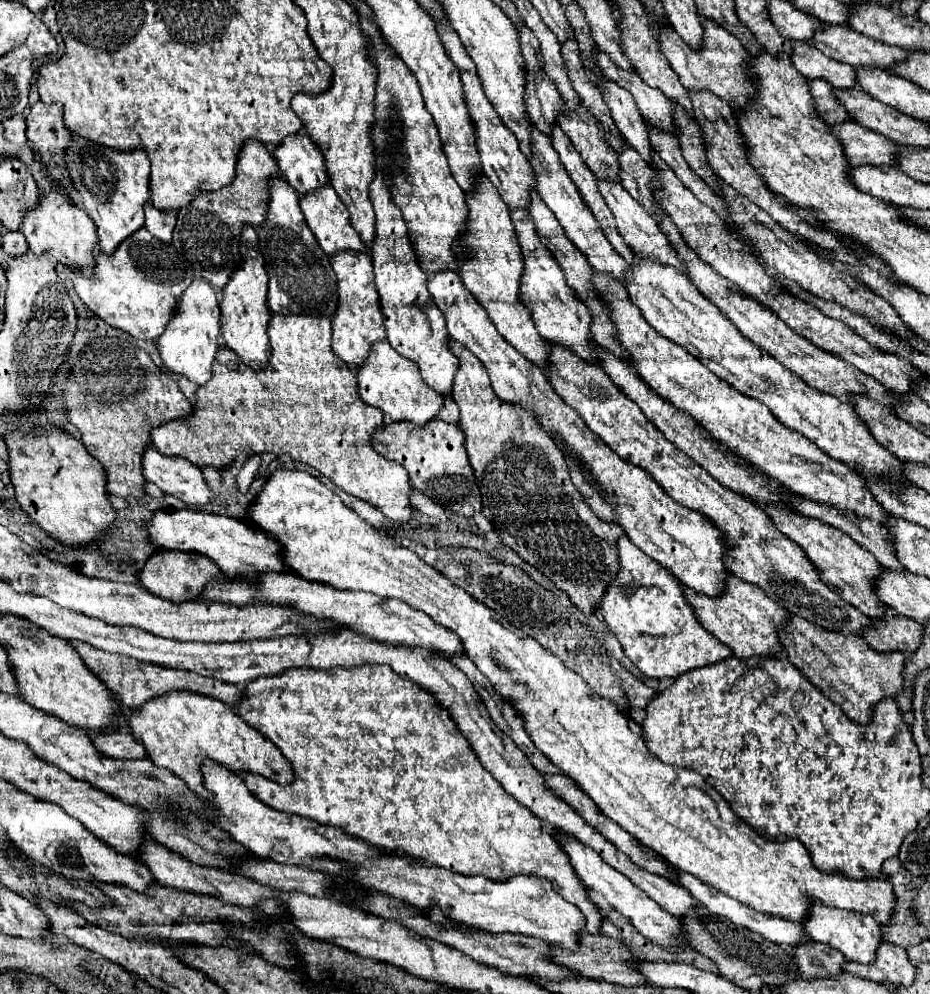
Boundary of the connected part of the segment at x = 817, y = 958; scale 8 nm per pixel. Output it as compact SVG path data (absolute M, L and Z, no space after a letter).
M817 941L799 943L793 951L793 959L799 965L801 977L831 977L843 973L841 965L847 961L837 949Z

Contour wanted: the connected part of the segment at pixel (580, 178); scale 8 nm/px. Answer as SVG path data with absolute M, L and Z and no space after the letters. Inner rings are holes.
M553 127L553 137L551 139L553 139L555 151L561 157L561 163L565 165L565 169L571 175L573 183L577 185L577 189L579 189L585 205L589 205L591 213L601 223L601 227L605 231L605 237L609 239L609 243L613 245L613 249L631 265L631 261L635 257L633 249L629 249L629 245L625 245L625 241L621 239L619 229L615 225L615 217L613 217L613 213L609 211L609 207L605 205L605 201L603 201L603 197L599 193L597 177L593 177L591 169L581 161L579 153L573 149L569 137L565 137L565 133L563 133L561 127Z

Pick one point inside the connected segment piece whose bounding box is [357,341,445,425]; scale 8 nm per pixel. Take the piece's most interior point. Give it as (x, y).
(392, 383)

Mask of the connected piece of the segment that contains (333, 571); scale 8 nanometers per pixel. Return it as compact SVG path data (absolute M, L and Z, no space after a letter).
M277 469L263 485L261 493L257 495L257 501L251 505L251 523L267 531L269 537L281 541L281 545L285 545L285 561L289 561L289 567L295 575L305 577L309 581L321 581L325 585L335 585L337 589L367 591L377 593L381 597L401 599L407 605L413 605L413 609L429 613L433 621L457 633L463 641L465 655L523 715L525 729L529 731L535 747L553 765L561 767L565 775L577 781L583 793L587 793L609 819L619 823L627 833L631 833L645 847L657 851L669 863L695 875L707 885L729 893L729 897L737 897L737 901L753 905L753 909L761 909L765 913L773 913L795 923L805 919L805 911L809 909L811 899L819 899L823 905L829 907L869 915L877 923L885 923L893 915L895 895L893 887L885 879L855 881L837 873L819 873L817 869L813 869L807 849L797 839L787 839L783 843L767 841L761 833L757 833L743 819L739 819L731 811L727 801L721 797L721 793L707 785L695 771L677 765L665 765L663 761L659 761L647 749L643 737L629 729L627 717L611 701L599 697L577 673L567 669L561 659L557 659L549 649L541 647L521 629L509 625L509 621L503 621L499 613L493 613L489 607L481 605L479 601L473 601L473 597L453 585L437 569L423 563L417 553L403 547L399 541L381 535L373 525L369 525L355 511L345 507L343 501L313 475L305 471Z

